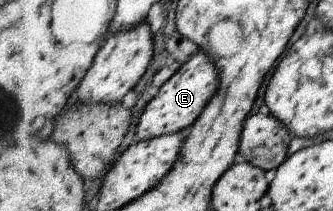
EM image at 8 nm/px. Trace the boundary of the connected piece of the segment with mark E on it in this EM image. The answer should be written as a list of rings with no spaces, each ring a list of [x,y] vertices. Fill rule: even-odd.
[[[202,51],[162,86],[159,94],[145,107],[137,127],[135,141],[150,141],[168,134],[184,131],[196,123],[202,111],[212,101],[212,93],[216,95],[220,87],[220,73],[218,67],[212,63],[210,56]]]

